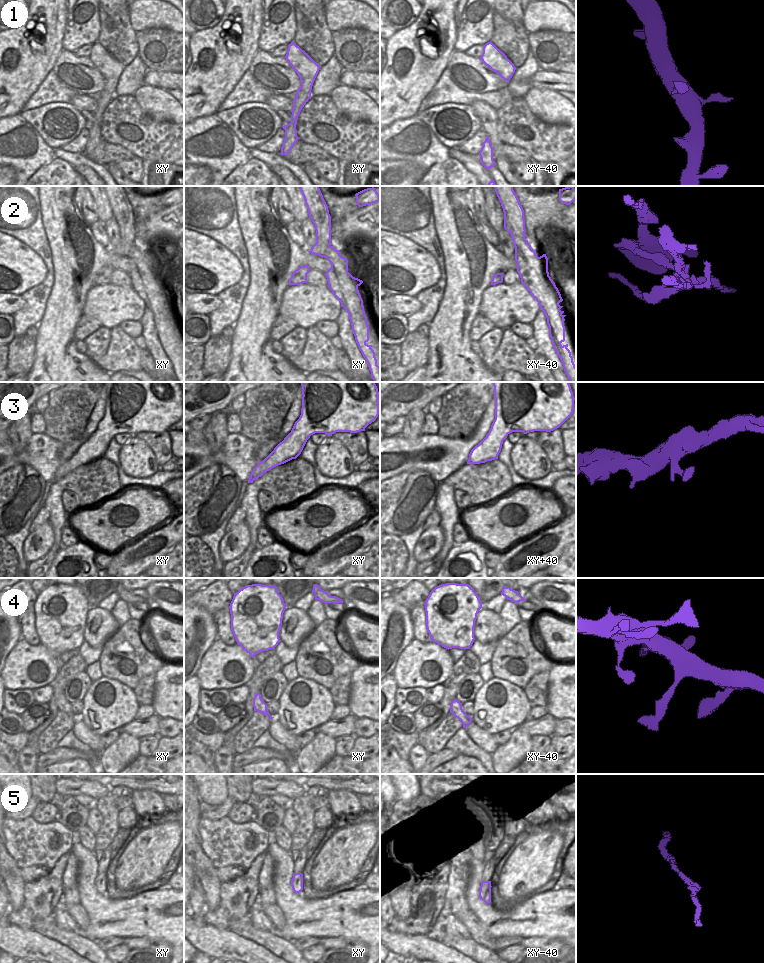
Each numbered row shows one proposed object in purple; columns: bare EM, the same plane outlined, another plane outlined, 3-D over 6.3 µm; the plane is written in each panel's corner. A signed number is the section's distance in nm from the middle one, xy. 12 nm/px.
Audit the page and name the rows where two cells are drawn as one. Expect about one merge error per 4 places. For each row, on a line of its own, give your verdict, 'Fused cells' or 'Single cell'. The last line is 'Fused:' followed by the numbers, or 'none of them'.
1: Single cell
2: Fused cells
3: Single cell
4: Single cell
5: Single cell
Fused: 2

